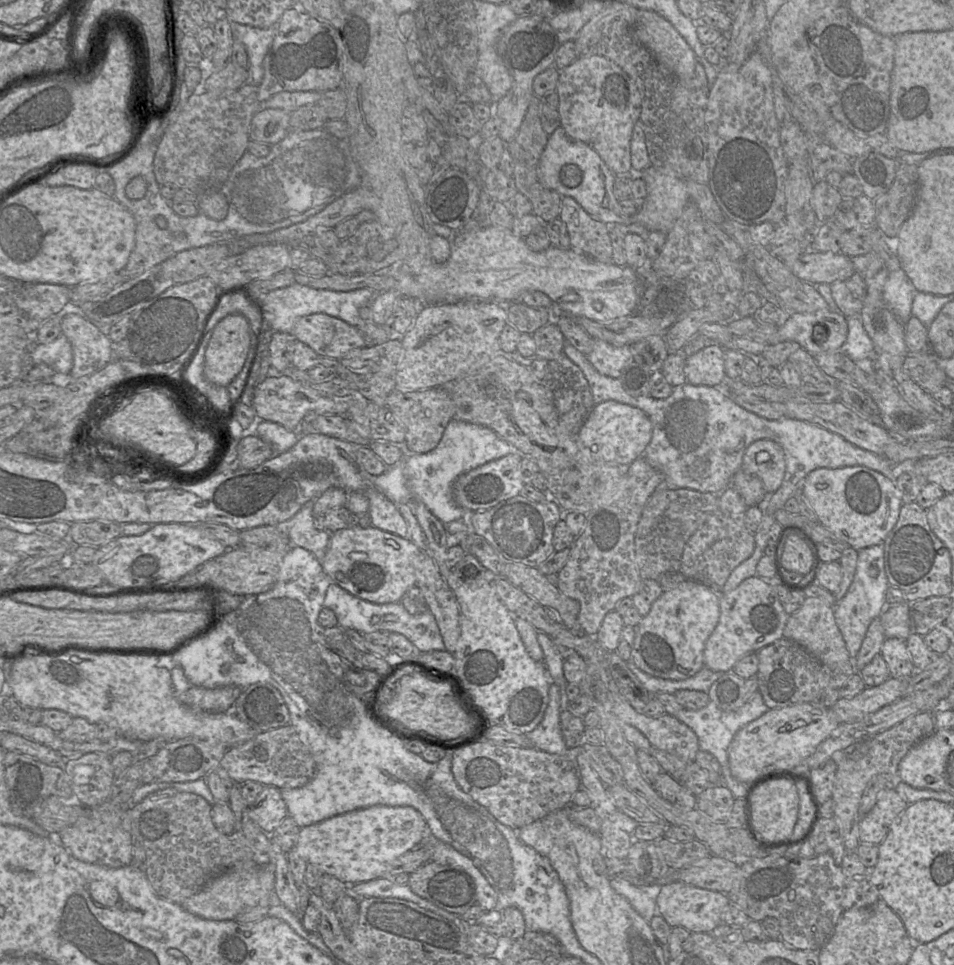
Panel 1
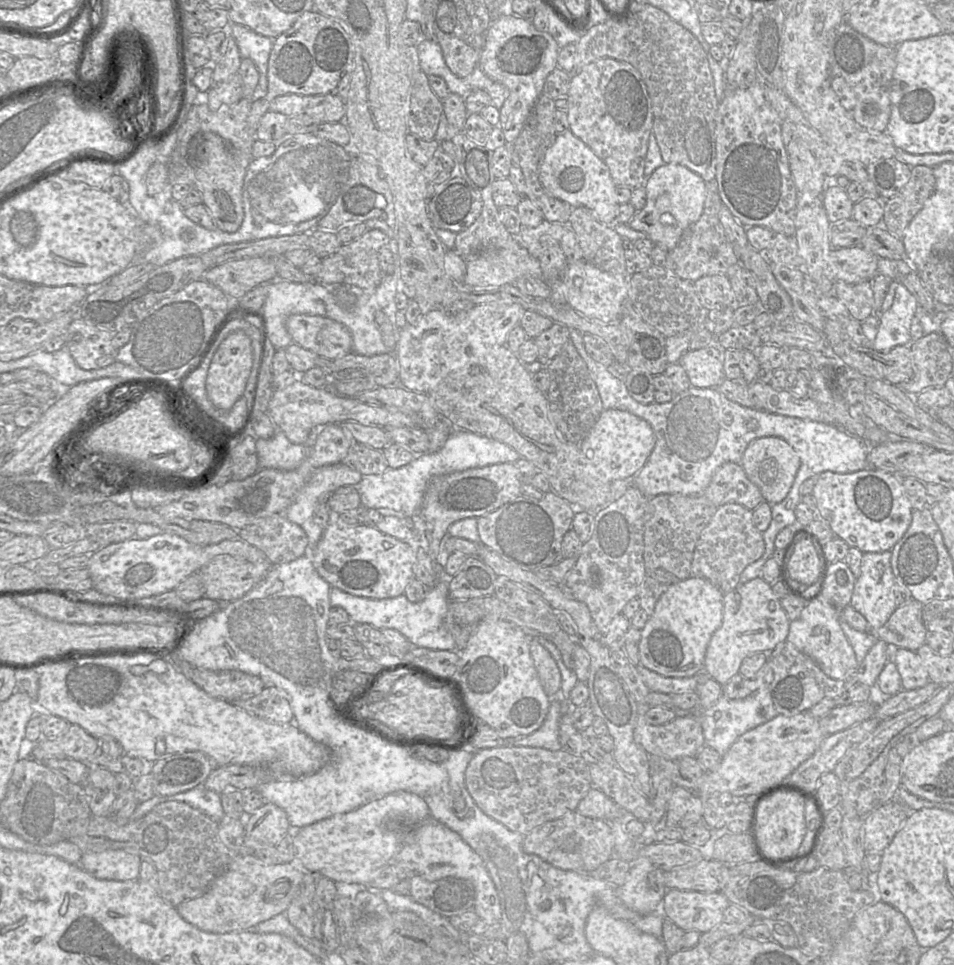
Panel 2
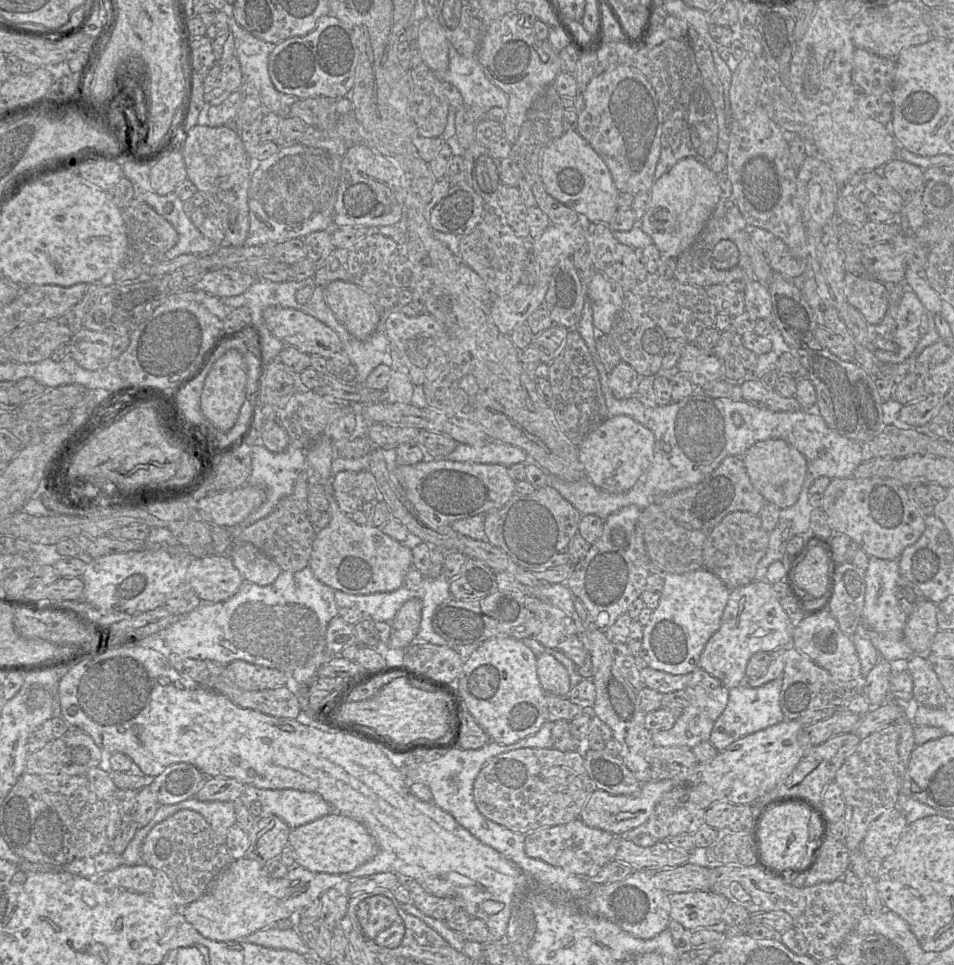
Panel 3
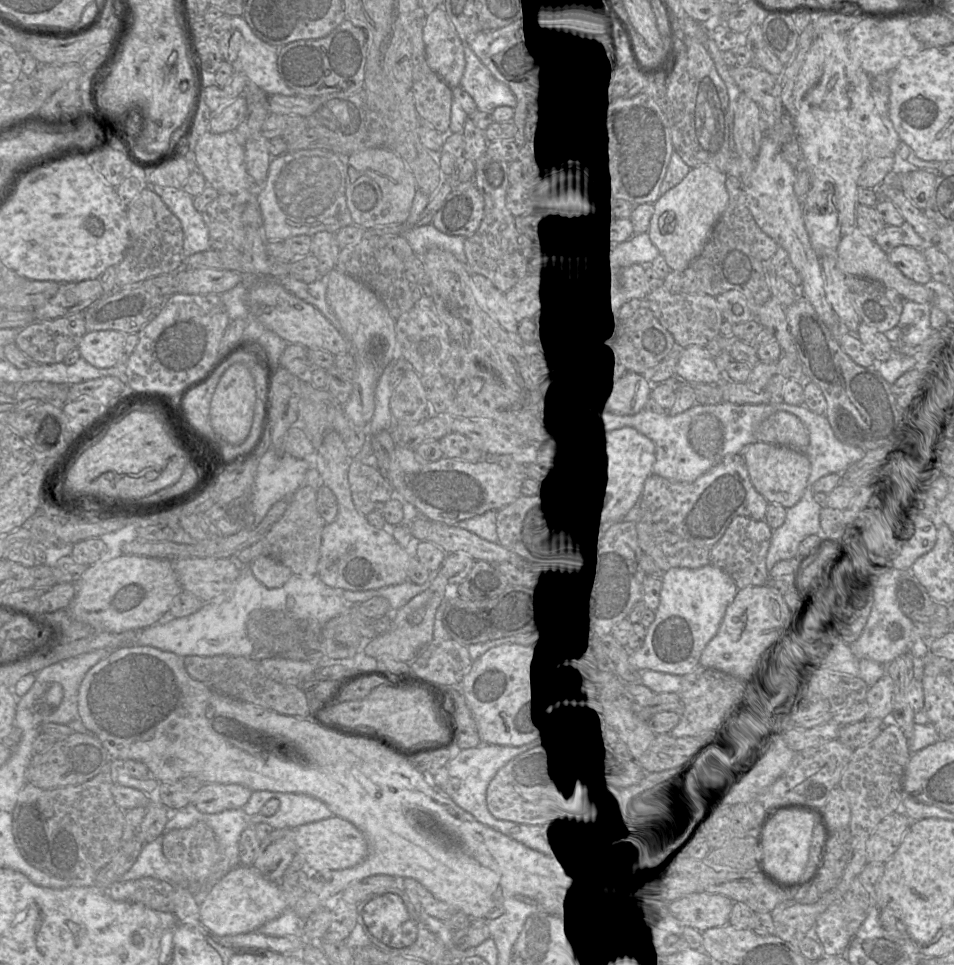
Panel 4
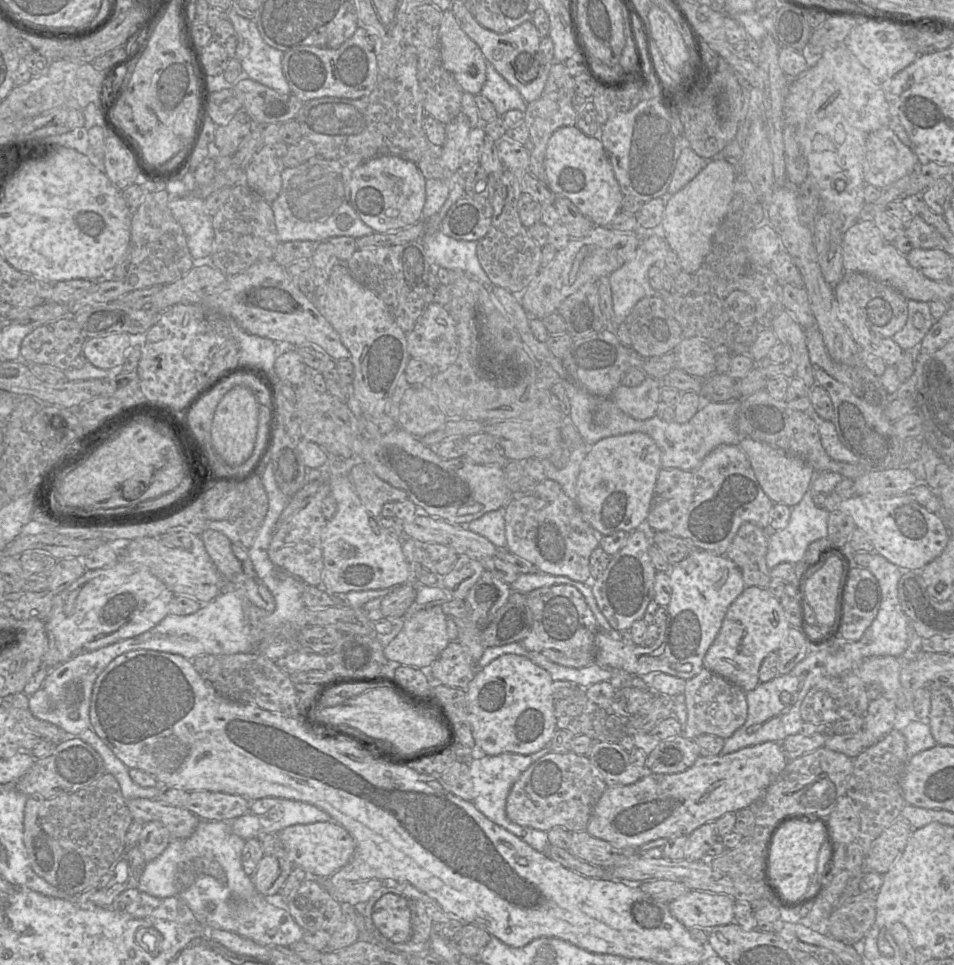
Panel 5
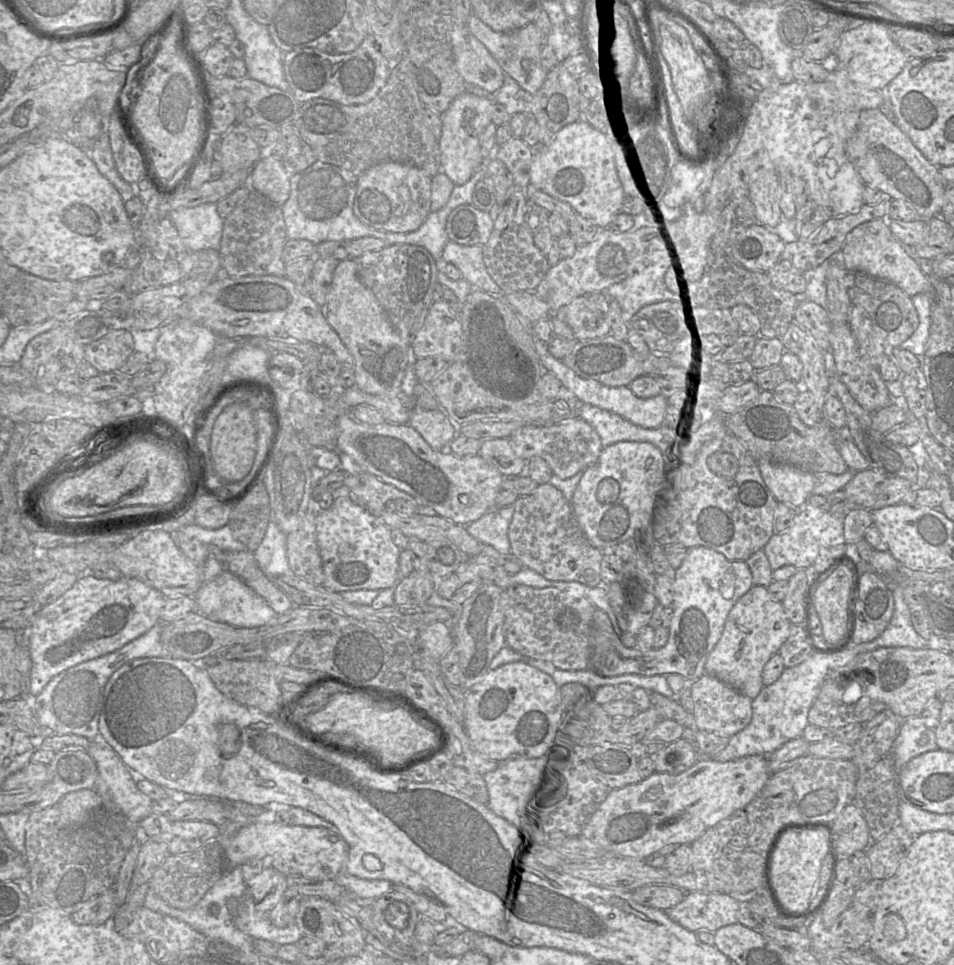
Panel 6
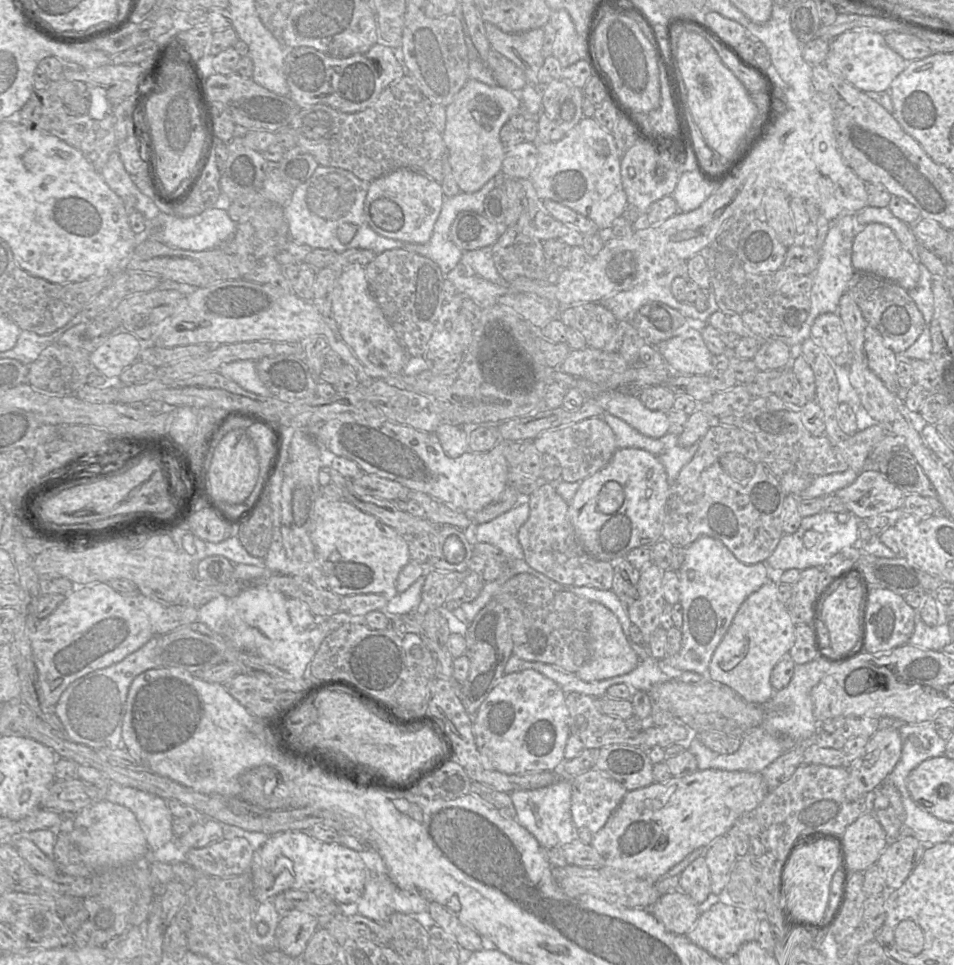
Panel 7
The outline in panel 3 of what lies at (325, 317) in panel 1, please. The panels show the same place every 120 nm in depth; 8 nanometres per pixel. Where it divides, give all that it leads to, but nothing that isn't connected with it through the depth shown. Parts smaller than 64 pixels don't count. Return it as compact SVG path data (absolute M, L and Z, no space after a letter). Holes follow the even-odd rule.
M270 306L264 310L263 318L275 337L308 355L330 359L343 351L332 328L300 310Z

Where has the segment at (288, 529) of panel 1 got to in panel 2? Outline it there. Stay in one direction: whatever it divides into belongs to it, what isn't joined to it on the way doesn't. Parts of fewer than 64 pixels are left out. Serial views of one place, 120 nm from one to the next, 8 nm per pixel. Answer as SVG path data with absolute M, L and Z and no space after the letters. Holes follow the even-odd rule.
M337 463L323 466L317 469L309 478L307 483L296 496L293 503L284 512L285 516L291 522L299 525L306 533L309 542L309 551L311 547L316 546L322 538L324 529L314 521L315 509L323 503L327 503L329 496L342 486L356 486L363 475L350 467L346 463Z

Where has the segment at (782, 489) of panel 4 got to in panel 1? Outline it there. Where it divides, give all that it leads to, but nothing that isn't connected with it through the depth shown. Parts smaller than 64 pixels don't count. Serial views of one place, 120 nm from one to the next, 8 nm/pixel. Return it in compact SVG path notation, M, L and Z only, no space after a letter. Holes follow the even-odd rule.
M757 440L745 450L741 469L758 477L766 493L772 494L781 486L785 475L784 450L772 440Z

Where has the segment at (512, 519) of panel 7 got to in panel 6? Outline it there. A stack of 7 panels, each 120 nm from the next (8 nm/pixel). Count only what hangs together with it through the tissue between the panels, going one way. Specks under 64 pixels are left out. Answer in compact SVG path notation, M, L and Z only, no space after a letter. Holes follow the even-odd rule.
M513 505L494 509L478 520L467 524L465 529L480 543L490 545L502 554L510 554L508 530L513 513Z

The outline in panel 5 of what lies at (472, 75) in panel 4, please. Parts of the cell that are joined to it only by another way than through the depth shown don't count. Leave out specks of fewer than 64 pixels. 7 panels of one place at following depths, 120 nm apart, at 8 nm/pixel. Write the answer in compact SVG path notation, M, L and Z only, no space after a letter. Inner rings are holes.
M488 61L486 80L480 94L493 103L500 117L510 110L519 110L524 113L528 105L520 92L509 84Z

